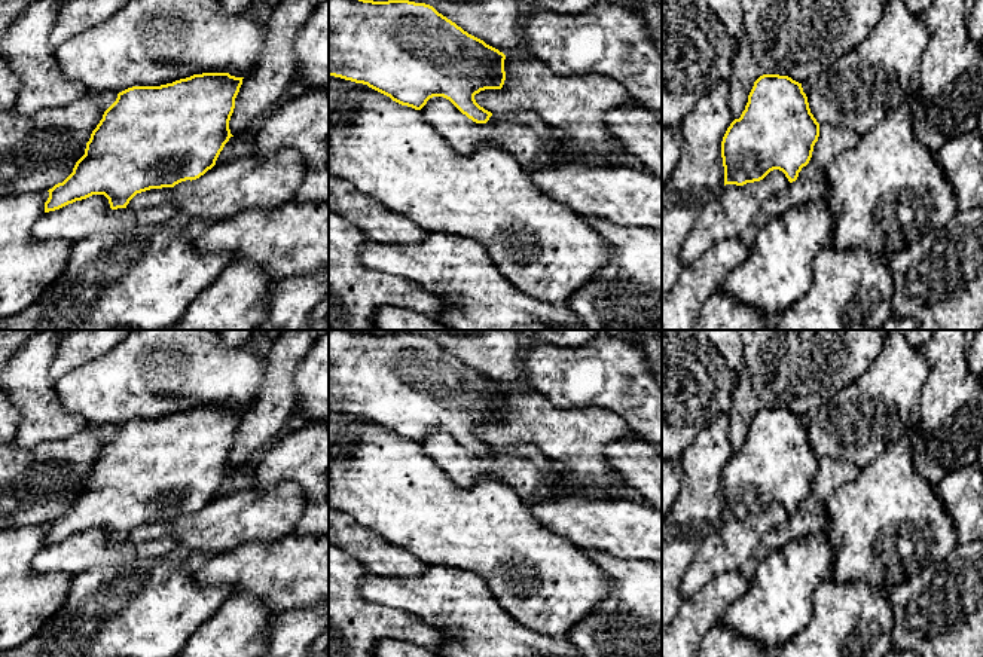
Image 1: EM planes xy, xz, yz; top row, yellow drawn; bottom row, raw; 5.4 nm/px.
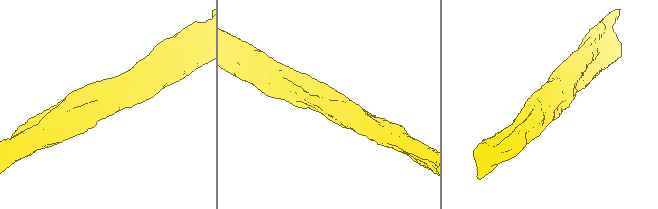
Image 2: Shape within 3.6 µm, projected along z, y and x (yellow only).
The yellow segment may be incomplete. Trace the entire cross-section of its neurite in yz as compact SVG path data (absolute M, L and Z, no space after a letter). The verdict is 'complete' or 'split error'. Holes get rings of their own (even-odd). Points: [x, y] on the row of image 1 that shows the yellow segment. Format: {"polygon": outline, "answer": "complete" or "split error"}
{"polygon": "M760 76L745 110L730 123L721 141L724 186L760 181L773 169L782 171L790 183L796 181L802 168L809 164L818 137L819 123L810 113L802 83L788 76Z", "answer": "complete"}

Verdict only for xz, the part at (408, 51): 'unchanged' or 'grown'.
unchanged

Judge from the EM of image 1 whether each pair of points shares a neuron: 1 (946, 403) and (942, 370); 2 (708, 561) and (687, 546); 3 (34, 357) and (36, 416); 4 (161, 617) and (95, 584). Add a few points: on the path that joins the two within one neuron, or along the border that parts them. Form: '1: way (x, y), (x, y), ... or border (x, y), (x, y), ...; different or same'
1: way (946, 396), (946, 378); same
2: border (708, 529), (680, 583); different
3: way (34, 372), (36, 402); same
4: way (144, 616), (127, 616), (112, 601); same

